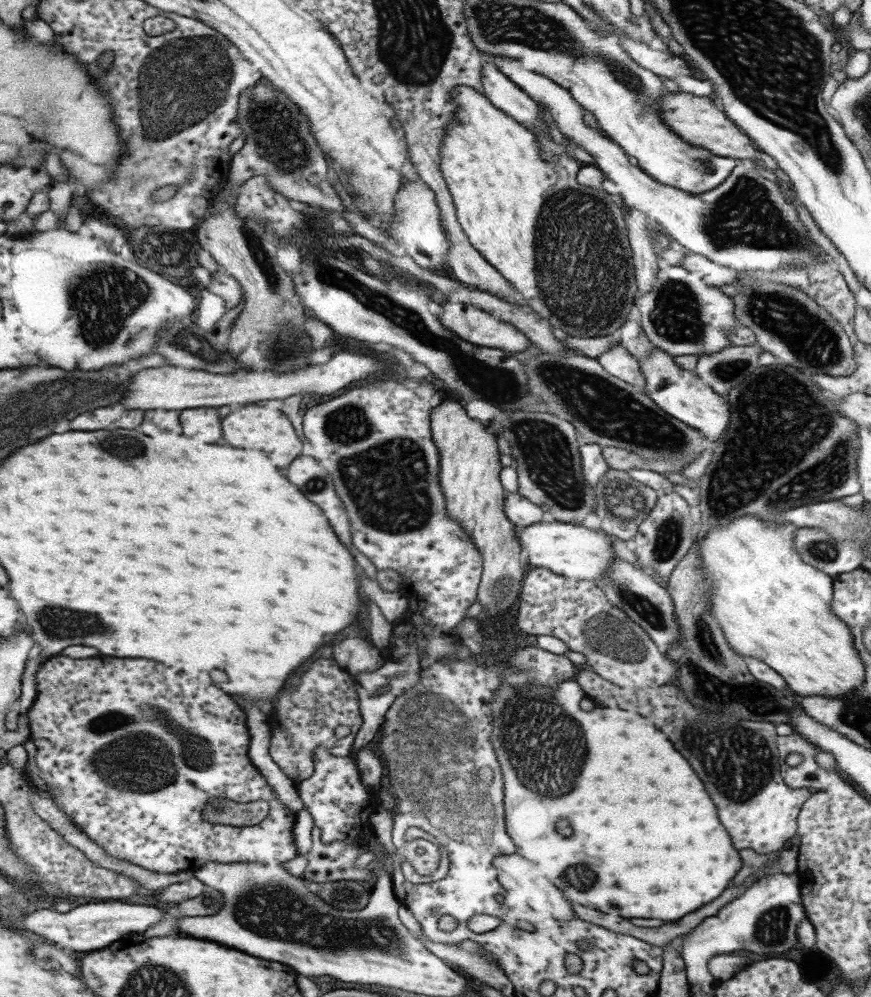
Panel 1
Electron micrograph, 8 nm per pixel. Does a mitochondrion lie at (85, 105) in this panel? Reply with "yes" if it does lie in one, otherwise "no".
no

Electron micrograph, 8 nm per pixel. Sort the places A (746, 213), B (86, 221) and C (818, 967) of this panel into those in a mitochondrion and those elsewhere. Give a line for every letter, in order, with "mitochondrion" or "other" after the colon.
A: mitochondrion
B: other
C: other

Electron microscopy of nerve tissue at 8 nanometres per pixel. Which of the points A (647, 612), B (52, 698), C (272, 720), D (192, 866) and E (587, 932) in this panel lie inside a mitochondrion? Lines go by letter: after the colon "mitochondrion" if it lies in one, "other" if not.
A: mitochondrion
B: other
C: other
D: other
E: other

